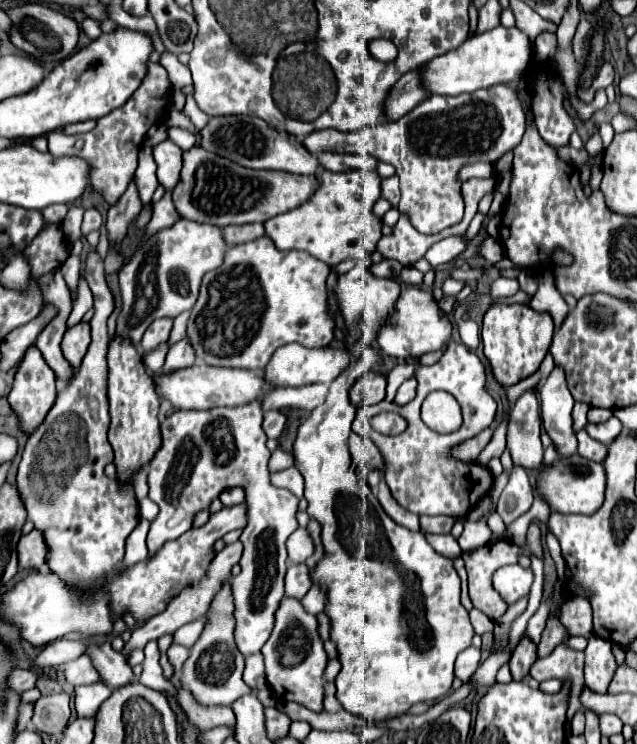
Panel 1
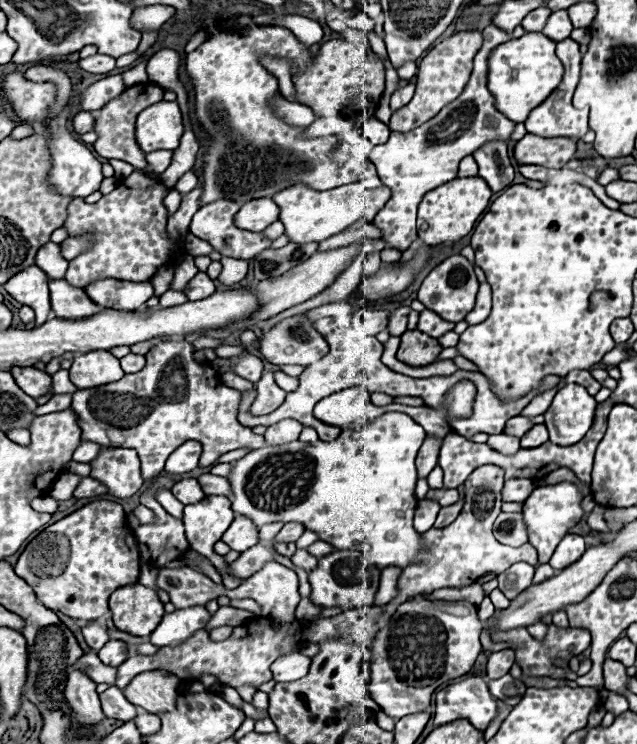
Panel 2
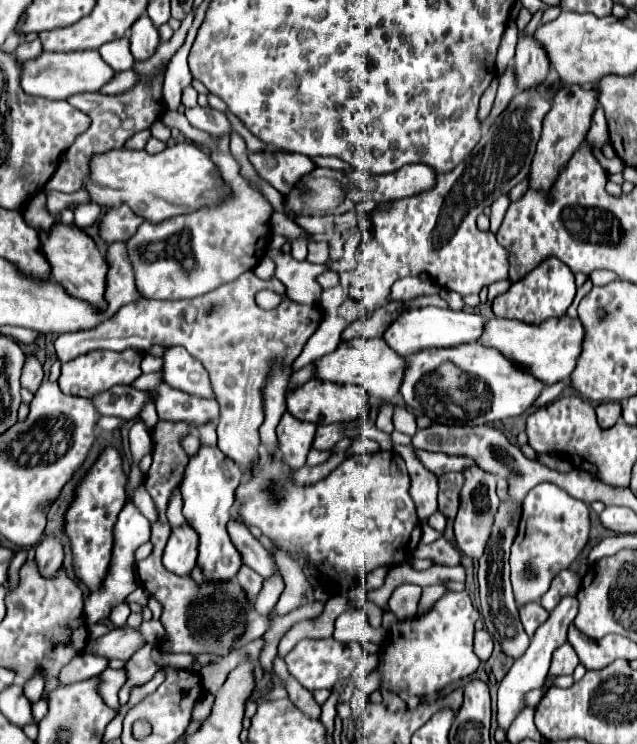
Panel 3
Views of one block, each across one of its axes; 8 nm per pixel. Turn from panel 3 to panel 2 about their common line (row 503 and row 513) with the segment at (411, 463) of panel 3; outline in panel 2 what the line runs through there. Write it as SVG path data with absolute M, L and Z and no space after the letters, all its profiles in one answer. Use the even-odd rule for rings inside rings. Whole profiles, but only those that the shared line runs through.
M418 502L416 506L416 512L414 512L414 526L420 534L428 532L432 526L434 526L434 520L436 520L436 514L440 510L440 504L438 502Z

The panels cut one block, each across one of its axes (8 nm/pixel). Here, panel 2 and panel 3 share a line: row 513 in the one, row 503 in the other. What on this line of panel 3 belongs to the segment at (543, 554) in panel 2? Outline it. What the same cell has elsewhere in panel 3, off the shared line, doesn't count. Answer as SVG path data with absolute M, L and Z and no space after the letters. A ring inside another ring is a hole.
M544 482L540 486L534 486L530 494L524 498L522 504L522 520L518 528L518 536L512 544L512 556L510 556L510 566L512 566L512 588L516 596L516 604L540 600L542 594L550 588L552 578L564 570L570 568L576 558L582 556L586 544L590 540L590 516L588 516L588 506L576 498L572 498L566 490L560 490L558 486L552 486L550 482Z

